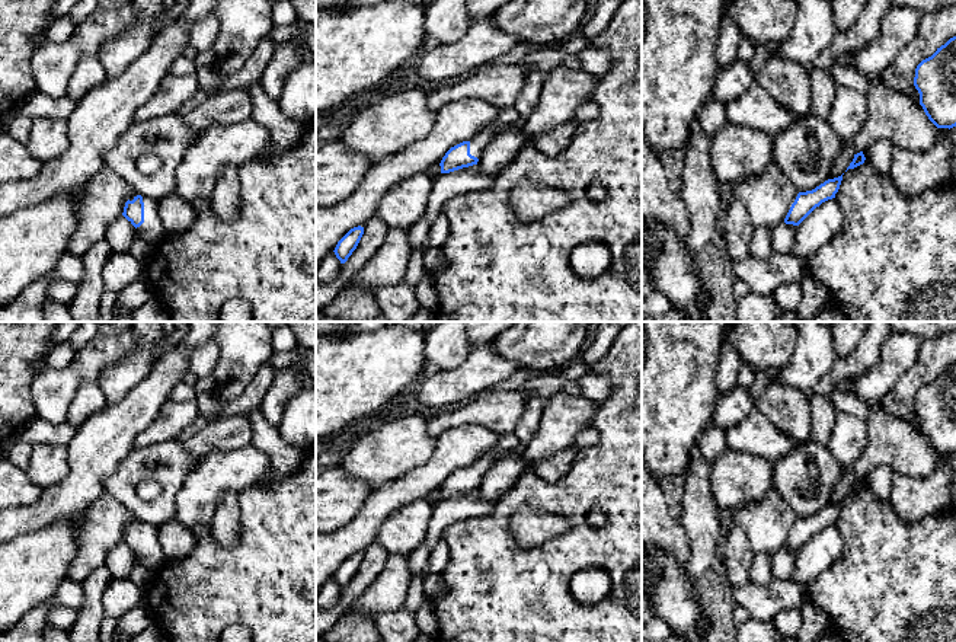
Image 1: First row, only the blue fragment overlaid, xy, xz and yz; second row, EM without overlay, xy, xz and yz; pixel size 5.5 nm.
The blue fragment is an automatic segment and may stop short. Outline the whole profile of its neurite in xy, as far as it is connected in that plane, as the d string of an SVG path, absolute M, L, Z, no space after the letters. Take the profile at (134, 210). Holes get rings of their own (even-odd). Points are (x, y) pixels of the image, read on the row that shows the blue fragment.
M137 195L125 202L122 215L135 227L143 239L156 249L167 236L159 214L159 202L148 197Z

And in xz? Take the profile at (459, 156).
M512 106L499 108L498 116L490 127L480 130L470 141L463 141L445 153L439 163L441 173L477 165L489 140L503 127L518 122L519 118L519 114Z

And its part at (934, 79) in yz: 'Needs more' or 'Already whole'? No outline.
Already whole

